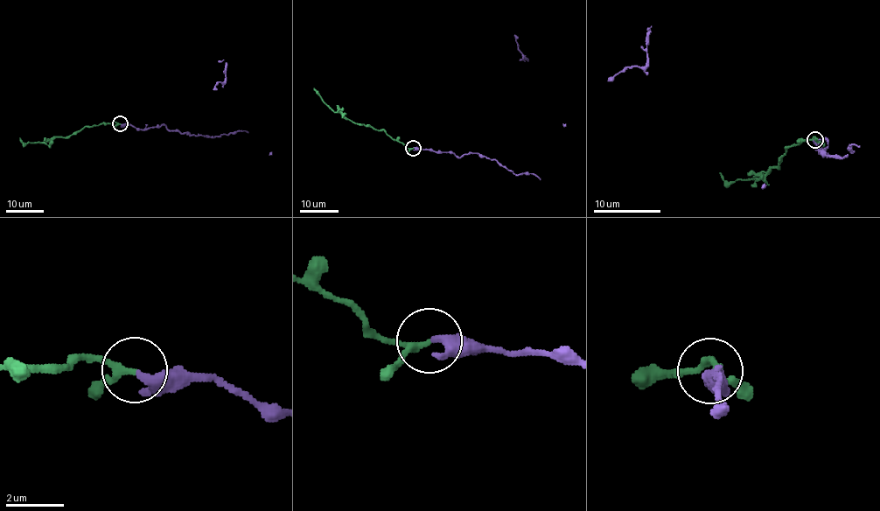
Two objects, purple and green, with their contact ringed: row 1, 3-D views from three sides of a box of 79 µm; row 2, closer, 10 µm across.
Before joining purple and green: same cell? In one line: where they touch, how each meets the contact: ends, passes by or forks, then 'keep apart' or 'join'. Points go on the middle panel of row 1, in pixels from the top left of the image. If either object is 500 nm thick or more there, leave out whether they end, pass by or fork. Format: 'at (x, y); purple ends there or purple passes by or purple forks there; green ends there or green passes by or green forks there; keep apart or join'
at (413, 148); purple passes by; green passes by; join

